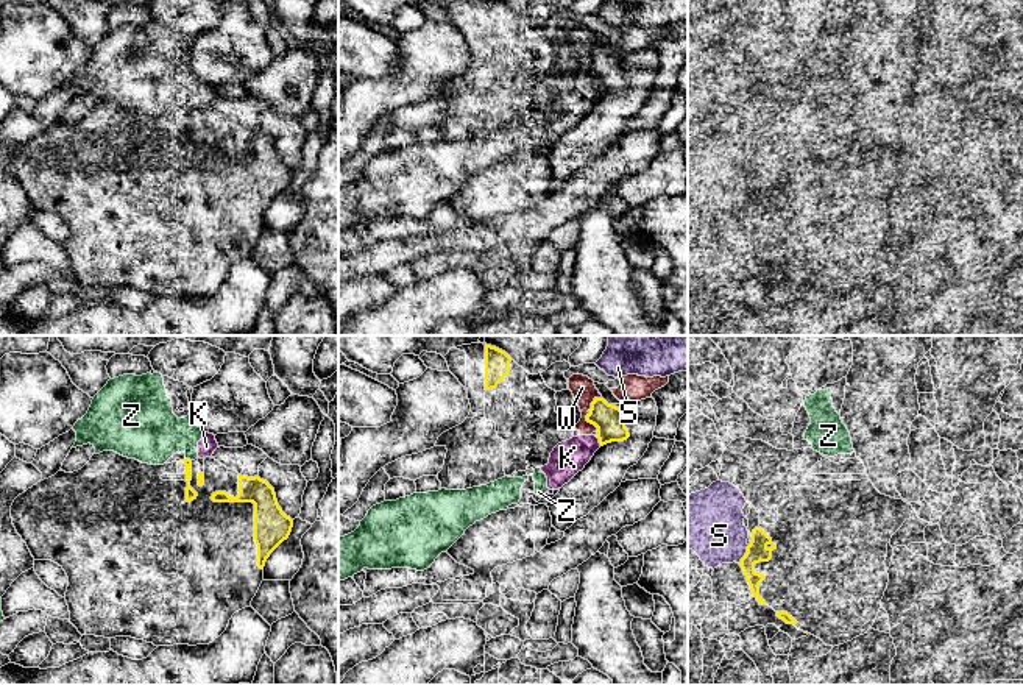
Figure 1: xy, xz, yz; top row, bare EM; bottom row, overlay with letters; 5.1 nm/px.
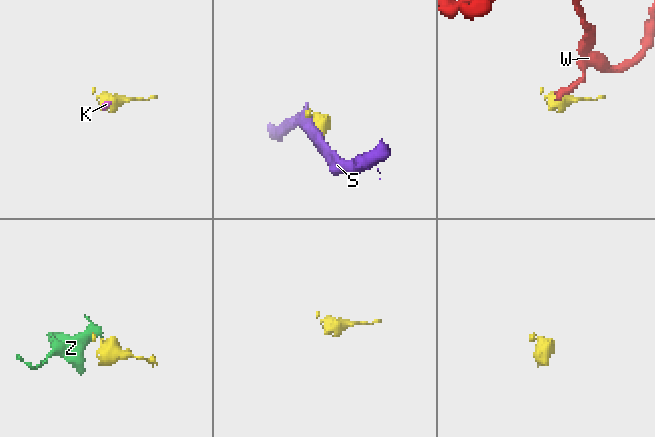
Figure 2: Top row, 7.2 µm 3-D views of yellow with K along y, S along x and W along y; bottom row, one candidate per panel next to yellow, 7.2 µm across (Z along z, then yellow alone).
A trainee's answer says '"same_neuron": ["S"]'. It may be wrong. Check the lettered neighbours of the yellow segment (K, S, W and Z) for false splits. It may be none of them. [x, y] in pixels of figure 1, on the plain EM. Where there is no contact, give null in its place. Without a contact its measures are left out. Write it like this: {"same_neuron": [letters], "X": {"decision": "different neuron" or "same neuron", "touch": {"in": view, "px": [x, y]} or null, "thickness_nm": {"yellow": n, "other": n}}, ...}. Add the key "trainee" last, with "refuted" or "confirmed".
{"same_neuron": [], "K": {"decision": "different neuron", "touch": {"in": "xz", "px": [599, 92]}, "thickness_nm": {"yellow": 150, "other": 180}}, "S": {"decision": "different neuron", "touch": {"in": "yz", "px": [746, 205]}, "thickness_nm": {"yellow": 110, "other": 340}}, "W": {"decision": "different neuron", "touch": {"in": "xz", "px": [588, 64]}, "thickness_nm": {"yellow": 150, "other": 120}}, "Z": {"decision": "different neuron", "touch": {"in": "xy", "px": [189, 110]}, "thickness_nm": {"yellow": 60, "other": 320}}, "trainee": "refuted"}

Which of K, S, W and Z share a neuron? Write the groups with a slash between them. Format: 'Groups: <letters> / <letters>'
Groups: K W Z / S

